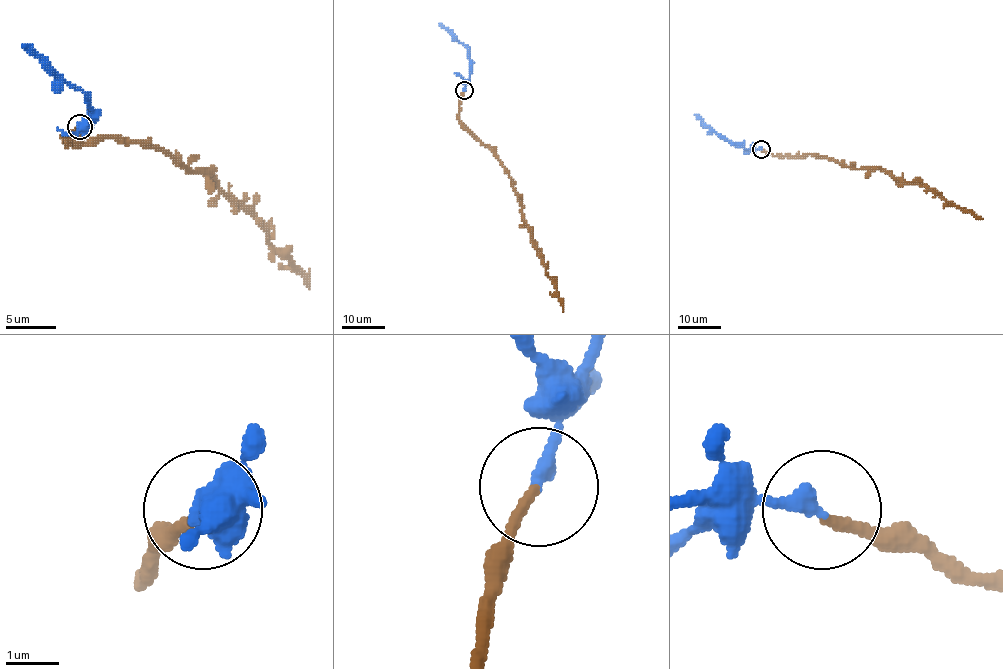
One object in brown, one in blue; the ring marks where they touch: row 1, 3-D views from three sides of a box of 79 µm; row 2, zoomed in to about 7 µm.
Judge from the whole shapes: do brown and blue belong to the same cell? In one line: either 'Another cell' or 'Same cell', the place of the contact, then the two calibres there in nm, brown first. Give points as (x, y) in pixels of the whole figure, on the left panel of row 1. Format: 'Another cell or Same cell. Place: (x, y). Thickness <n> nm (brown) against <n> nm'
Same cell. Place: (79, 127). Thickness 180 nm (brown) against 320 nm

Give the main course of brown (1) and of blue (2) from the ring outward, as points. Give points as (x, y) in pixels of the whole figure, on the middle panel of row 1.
1: (465, 90), (459, 103), (458, 120), (499, 160), (510, 179), (532, 245), (552, 282), (563, 311)
2: (465, 90), (470, 73), (469, 51), (440, 23)

